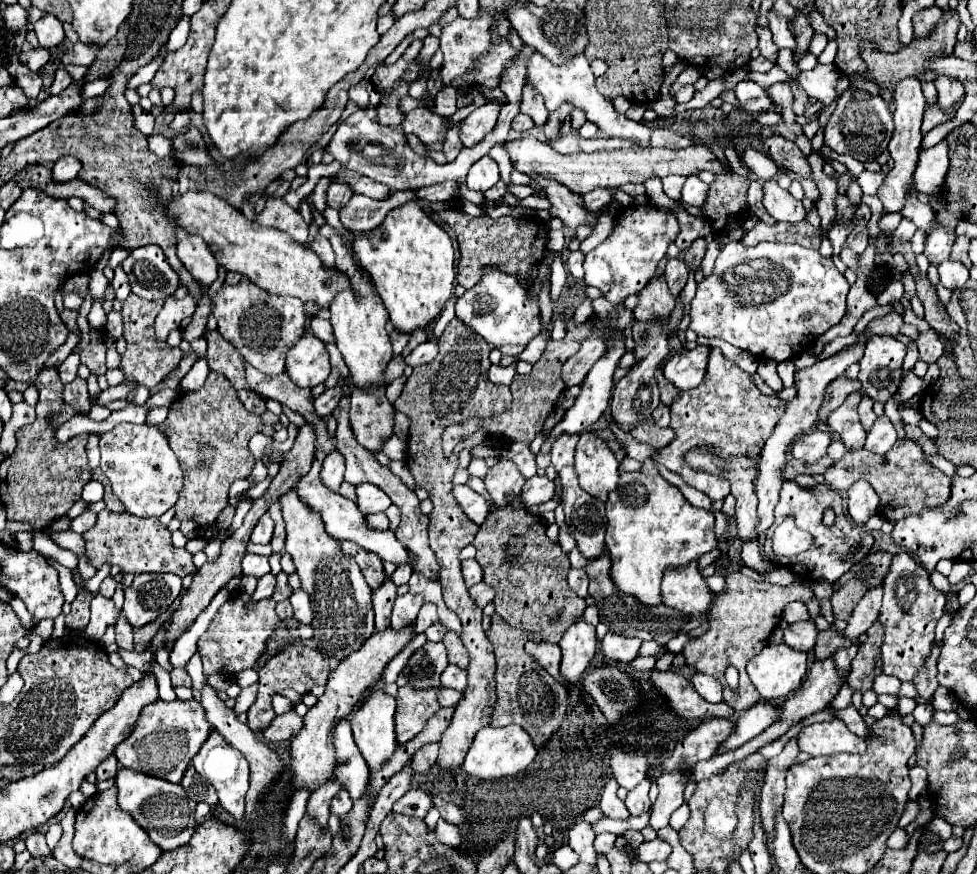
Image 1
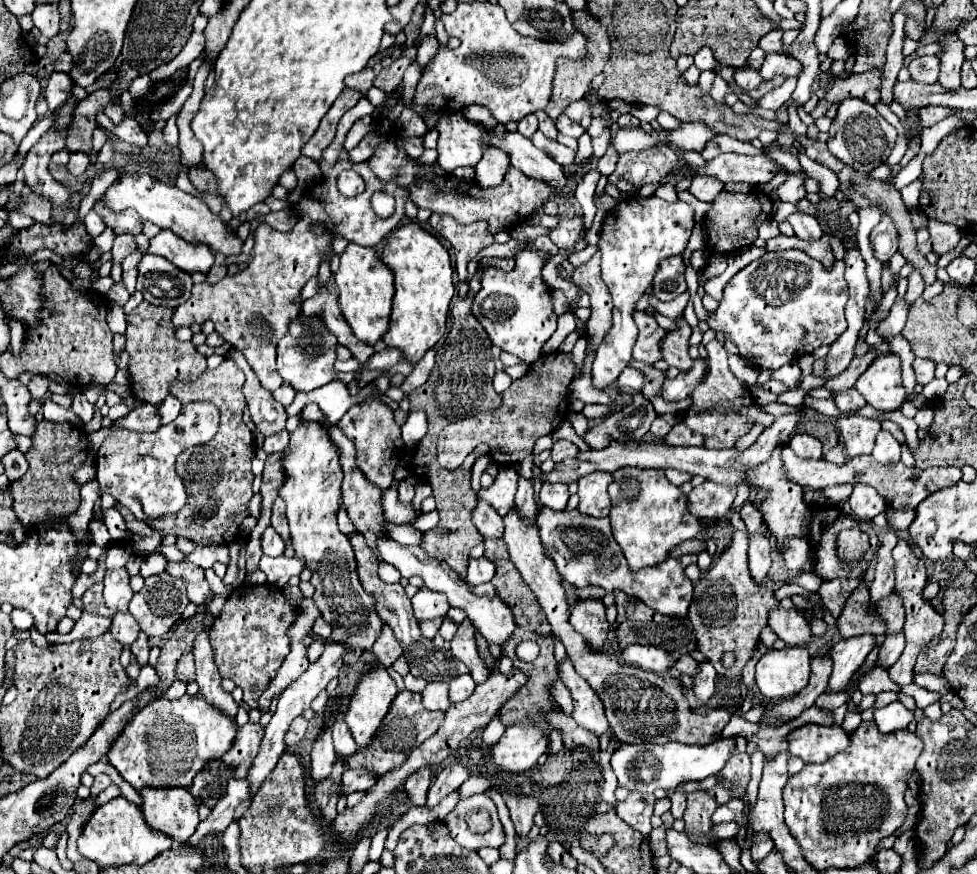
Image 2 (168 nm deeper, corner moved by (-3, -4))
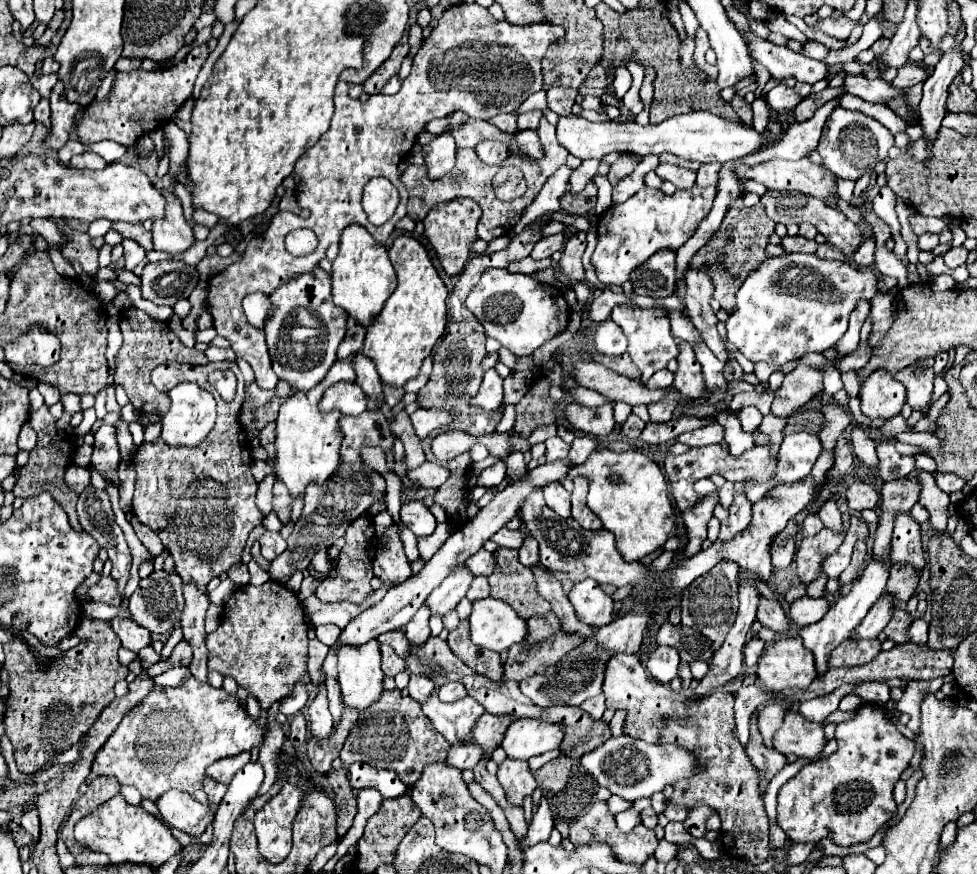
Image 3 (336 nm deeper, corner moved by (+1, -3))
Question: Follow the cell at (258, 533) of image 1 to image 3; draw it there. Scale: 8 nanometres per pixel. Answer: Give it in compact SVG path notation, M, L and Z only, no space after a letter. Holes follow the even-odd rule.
M264 532L260 536L260 546L262 546L262 556L266 560L274 560L278 554L282 554L286 550L286 540L280 536L280 532Z

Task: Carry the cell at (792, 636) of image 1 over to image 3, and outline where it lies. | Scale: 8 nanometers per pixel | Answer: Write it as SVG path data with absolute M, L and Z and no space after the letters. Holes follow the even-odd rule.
M760 596L760 604L758 604L758 620L762 622L764 628L774 630L776 634L784 634L790 626L790 620L782 608L780 602L776 600L768 600L764 596Z

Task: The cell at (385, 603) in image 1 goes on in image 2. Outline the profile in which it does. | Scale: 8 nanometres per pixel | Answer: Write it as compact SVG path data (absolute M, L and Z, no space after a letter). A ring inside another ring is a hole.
M384 625L382 629L382 635L376 639L374 647L372 647L372 653L376 655L376 659L384 665L384 667L392 667L394 661L402 655L402 649L400 649L400 643L396 641L392 629L388 625Z

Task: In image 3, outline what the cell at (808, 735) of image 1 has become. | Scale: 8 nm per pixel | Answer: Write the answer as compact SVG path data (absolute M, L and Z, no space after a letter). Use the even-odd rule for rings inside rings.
M788 710L784 724L774 734L774 748L782 754L796 754L798 758L816 760L822 756L826 746L824 726L808 722L800 712Z

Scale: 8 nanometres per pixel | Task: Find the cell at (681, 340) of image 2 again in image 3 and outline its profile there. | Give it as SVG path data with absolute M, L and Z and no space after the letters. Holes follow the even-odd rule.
M680 342L680 354L676 360L678 372L674 376L674 386L682 392L684 398L700 398L706 386L702 380L702 368L688 342Z

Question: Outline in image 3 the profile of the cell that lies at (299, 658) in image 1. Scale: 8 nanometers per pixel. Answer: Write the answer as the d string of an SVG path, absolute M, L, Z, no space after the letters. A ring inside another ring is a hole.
M242 752L242 754L236 754L232 758L222 758L222 760L216 760L212 766L208 766L208 776L222 782L222 784L230 784L232 776L244 766L250 762L250 752Z

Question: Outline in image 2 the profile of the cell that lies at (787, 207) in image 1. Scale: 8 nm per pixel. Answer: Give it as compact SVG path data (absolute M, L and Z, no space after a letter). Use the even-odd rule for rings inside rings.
M794 213L788 217L788 221L792 223L794 227L794 235L798 239L804 239L804 241L816 241L824 235L820 223L814 219L814 217L808 217L804 213Z

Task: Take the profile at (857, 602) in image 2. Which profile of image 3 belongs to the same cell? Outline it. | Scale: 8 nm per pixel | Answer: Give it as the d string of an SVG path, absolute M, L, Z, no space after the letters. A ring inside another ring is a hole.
M896 608L892 612L892 620L886 624L884 632L890 640L894 640L896 644L902 644L908 640L908 634L906 634L906 628L908 628L908 620L912 620L912 616L904 610L904 608Z

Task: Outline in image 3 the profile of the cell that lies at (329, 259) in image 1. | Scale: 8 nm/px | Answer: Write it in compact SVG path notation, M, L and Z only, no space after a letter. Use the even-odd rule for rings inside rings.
M356 354L352 360L354 372L356 372L356 382L362 386L362 390L370 396L372 402L368 402L368 410L378 410L378 402L382 402L382 384L380 384L380 376L376 372L374 362L364 356L364 354Z

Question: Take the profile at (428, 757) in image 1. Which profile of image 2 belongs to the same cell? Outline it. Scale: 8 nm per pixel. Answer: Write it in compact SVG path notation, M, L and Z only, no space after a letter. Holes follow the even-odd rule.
M428 767L412 773L408 777L408 781L404 783L404 791L406 791L408 799L412 801L412 805L424 805L428 787L430 787L430 769Z

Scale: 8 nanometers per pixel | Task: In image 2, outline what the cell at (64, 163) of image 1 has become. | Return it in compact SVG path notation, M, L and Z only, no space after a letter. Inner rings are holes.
M72 153L70 161L68 161L68 171L72 175L82 175L90 165L90 159L86 153Z

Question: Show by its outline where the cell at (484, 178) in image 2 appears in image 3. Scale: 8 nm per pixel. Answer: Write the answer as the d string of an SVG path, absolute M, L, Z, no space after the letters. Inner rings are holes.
M492 140L480 142L480 144L476 146L476 154L478 154L478 158L480 158L484 164L488 164L488 166L498 166L504 158L508 158L508 150L506 150L504 146L492 142Z

